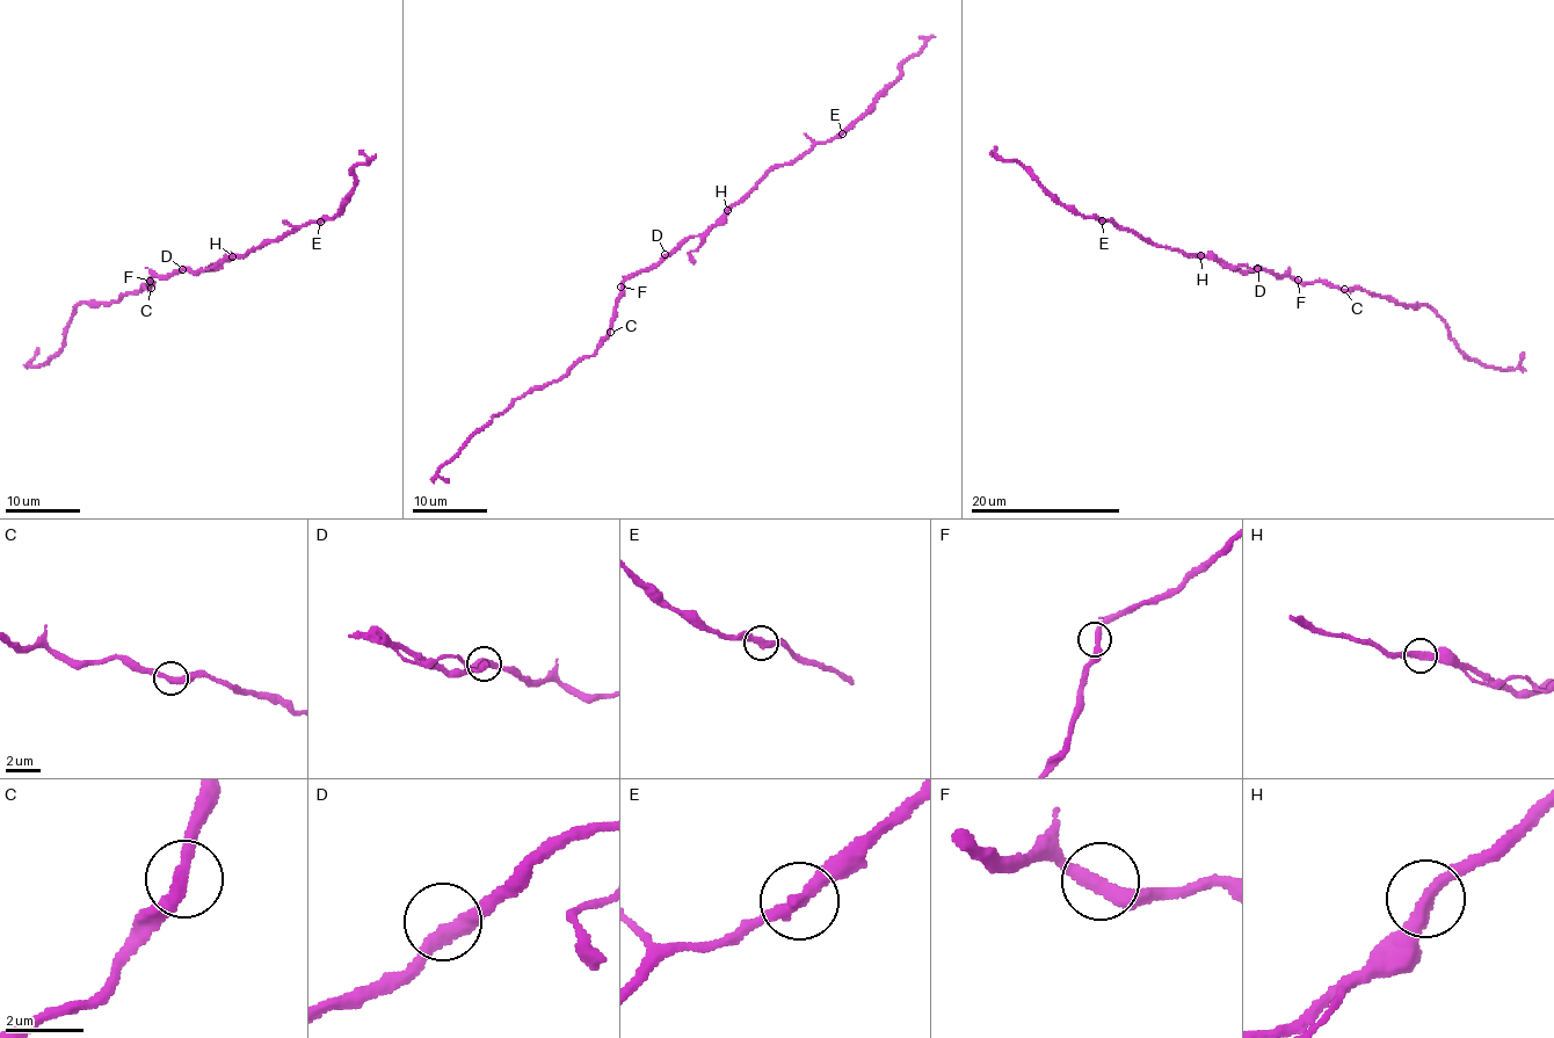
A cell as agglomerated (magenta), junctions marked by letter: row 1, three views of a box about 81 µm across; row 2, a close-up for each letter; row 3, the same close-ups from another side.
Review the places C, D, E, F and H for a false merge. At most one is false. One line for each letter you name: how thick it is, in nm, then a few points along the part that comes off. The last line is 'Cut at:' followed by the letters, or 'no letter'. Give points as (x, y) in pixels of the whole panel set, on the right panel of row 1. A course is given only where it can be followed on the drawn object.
Cut at: no letter

